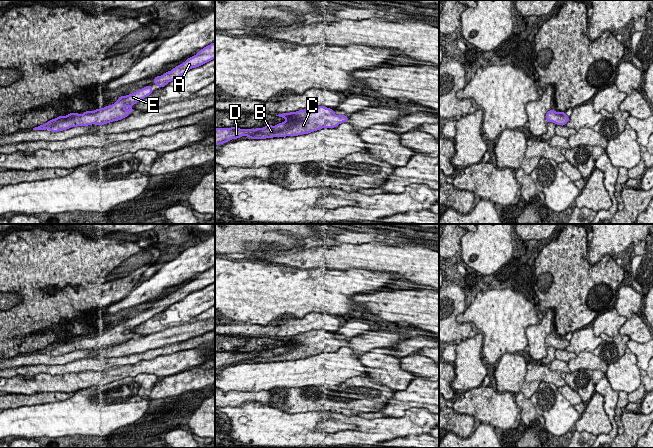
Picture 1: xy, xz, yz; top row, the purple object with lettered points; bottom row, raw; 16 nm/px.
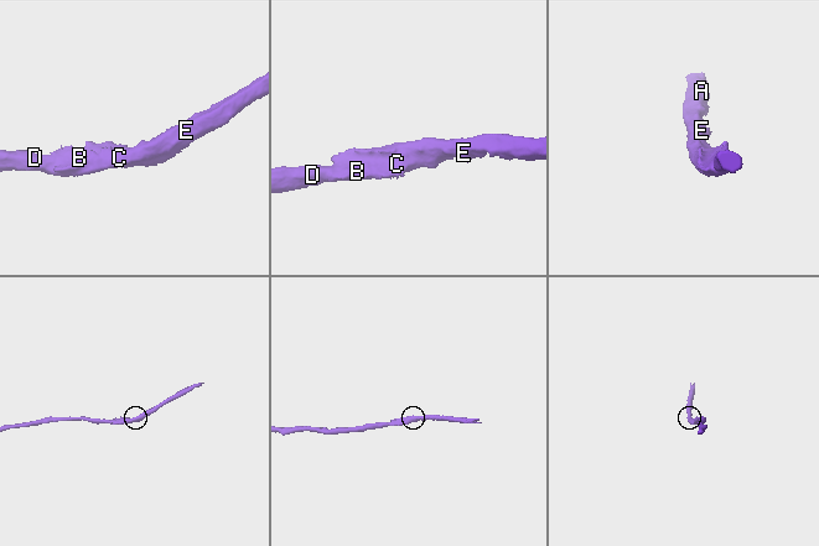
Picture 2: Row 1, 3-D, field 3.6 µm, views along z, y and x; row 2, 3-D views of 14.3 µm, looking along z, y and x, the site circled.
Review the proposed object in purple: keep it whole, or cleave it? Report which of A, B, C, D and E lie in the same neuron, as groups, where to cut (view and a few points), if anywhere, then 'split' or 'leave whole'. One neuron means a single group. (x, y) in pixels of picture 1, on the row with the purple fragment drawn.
groups A B C D E; cut none; leave whole

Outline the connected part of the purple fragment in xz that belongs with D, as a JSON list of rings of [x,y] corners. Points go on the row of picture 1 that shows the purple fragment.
[[[325,106],[306,108],[276,116],[284,118],[286,121],[275,126],[268,125],[256,129],[215,128],[215,146],[242,136],[248,136],[249,139],[298,136],[322,128],[335,128],[343,122],[348,122],[346,115],[335,115],[333,109]]]

